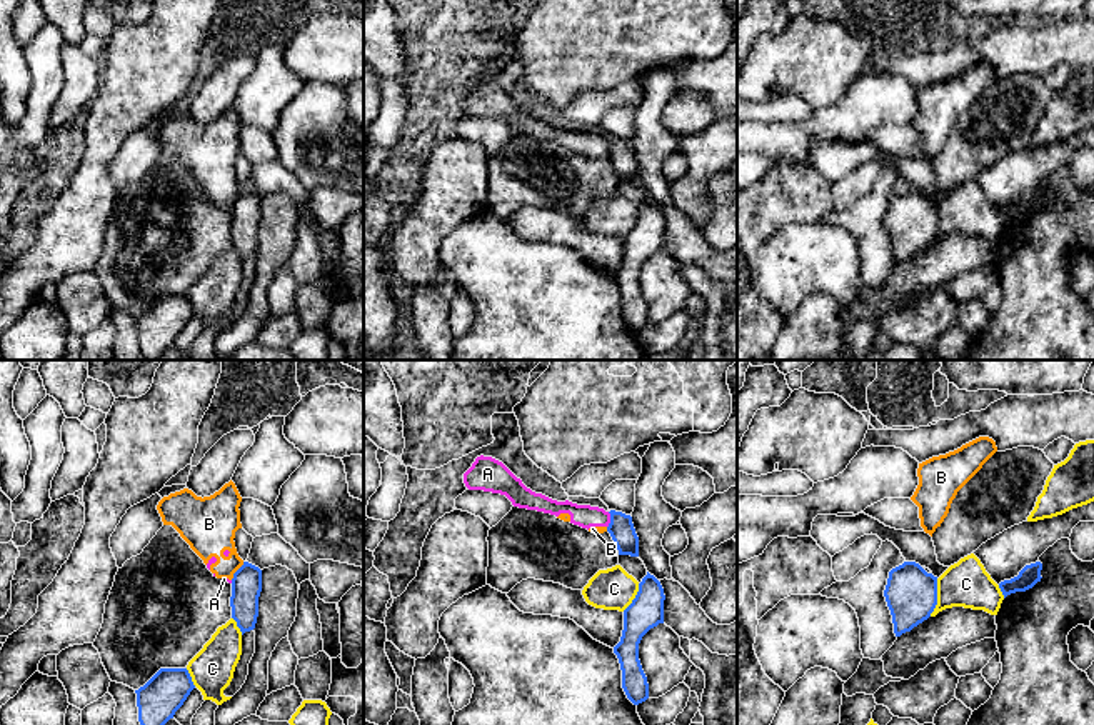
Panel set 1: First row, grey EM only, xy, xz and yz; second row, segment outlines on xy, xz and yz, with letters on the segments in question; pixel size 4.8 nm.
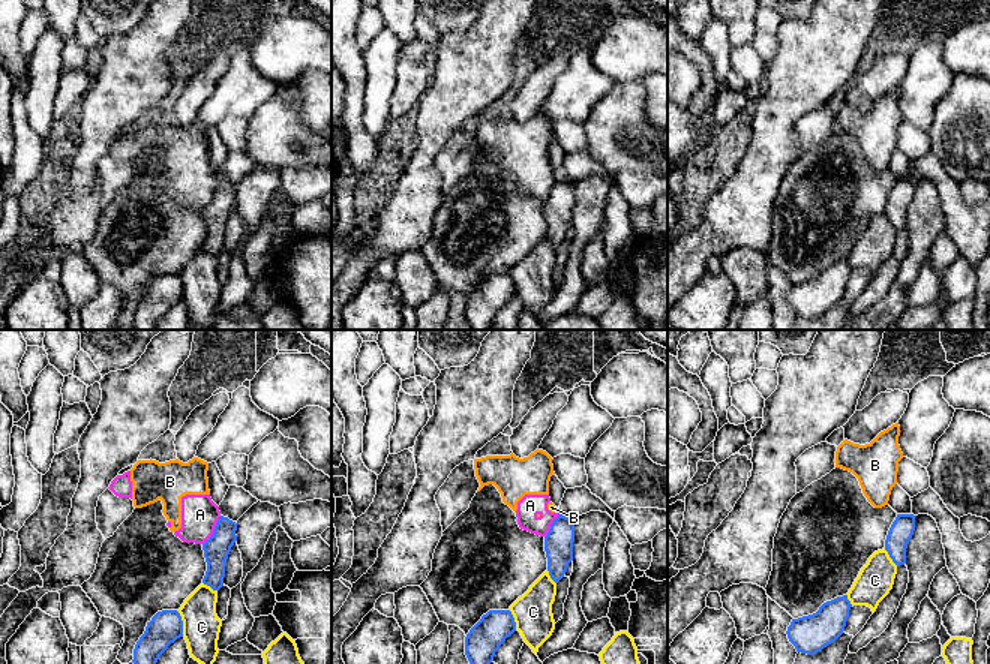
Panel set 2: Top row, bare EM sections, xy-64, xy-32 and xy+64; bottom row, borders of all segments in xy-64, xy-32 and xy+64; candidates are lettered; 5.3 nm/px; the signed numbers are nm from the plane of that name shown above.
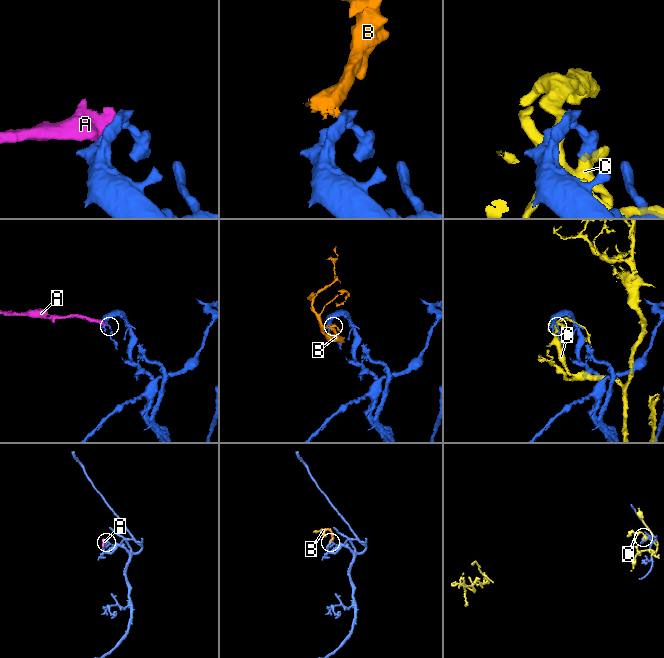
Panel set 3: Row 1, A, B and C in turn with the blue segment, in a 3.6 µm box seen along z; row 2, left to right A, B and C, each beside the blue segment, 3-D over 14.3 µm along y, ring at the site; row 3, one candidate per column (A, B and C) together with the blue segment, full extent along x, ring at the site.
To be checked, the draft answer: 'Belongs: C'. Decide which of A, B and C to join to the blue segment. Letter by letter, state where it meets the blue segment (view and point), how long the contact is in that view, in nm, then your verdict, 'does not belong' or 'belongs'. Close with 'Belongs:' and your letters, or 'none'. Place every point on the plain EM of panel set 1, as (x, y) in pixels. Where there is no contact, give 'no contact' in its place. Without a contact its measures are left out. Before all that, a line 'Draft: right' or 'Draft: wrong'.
Draft: wrong
A: contact xz (611, 147); length 80 nm; does not belong
B: contact xy (237, 197); length 110 nm; does not belong
C: contact yz (936, 224); length 190 nm; does not belong
Belongs: none

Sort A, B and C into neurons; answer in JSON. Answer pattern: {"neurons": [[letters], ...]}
{"neurons": [["A", "B"], ["C"]]}

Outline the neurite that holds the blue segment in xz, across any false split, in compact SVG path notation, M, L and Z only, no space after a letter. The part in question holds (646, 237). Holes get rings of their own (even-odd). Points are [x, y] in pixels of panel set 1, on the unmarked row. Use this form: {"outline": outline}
{"outline": "M647 198L635 225L624 237L624 257L614 280L622 297L622 315L634 332L649 325L647 303L639 287L639 270L650 255L664 250L664 227L660 208Z"}

